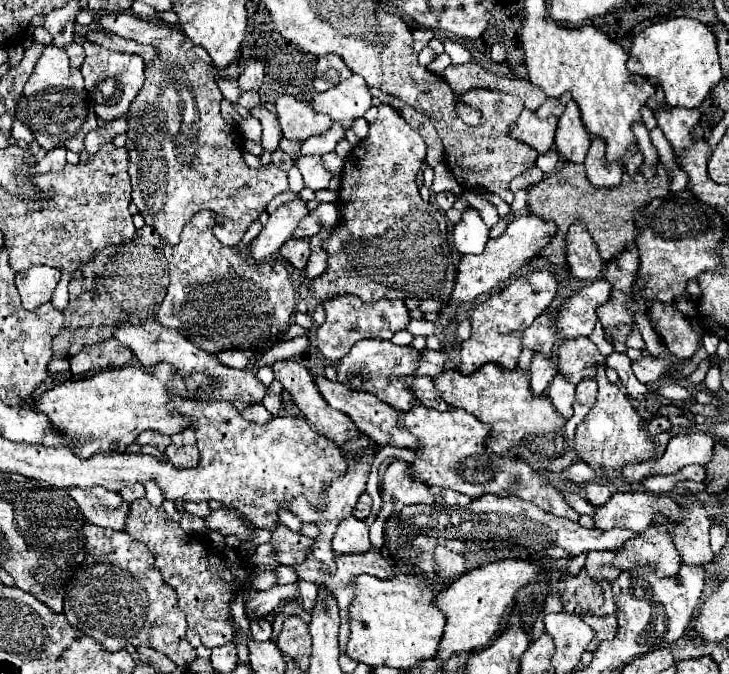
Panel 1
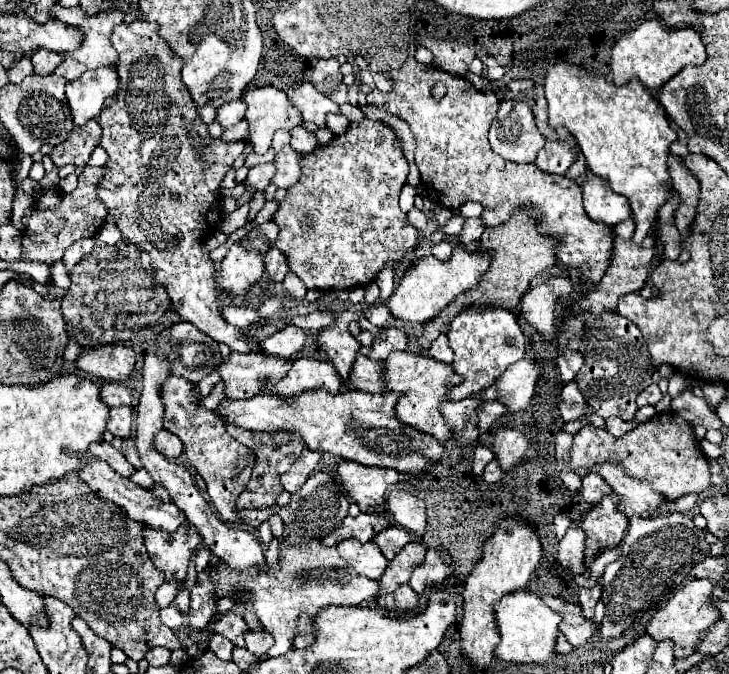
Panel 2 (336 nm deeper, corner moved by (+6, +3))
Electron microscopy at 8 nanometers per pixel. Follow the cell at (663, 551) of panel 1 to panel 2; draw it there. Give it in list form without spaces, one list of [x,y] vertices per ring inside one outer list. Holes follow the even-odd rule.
[[[608,494],[596,506],[592,506],[580,522],[580,528],[586,532],[584,556],[596,556],[598,550],[616,546],[622,542],[628,530],[628,518],[616,510],[618,496]]]

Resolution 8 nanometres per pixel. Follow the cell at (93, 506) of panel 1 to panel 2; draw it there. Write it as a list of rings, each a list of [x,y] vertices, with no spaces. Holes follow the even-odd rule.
[[[188,522],[176,532],[162,532],[146,528],[146,548],[158,570],[164,572],[164,580],[176,580],[180,586],[186,582],[192,550],[202,542],[198,530]]]

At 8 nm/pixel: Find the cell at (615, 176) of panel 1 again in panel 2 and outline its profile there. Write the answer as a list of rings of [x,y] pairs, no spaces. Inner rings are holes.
[[[588,176],[582,186],[582,192],[584,192],[584,210],[590,220],[616,226],[618,222],[632,218],[628,200],[620,194],[614,194],[602,178]]]

